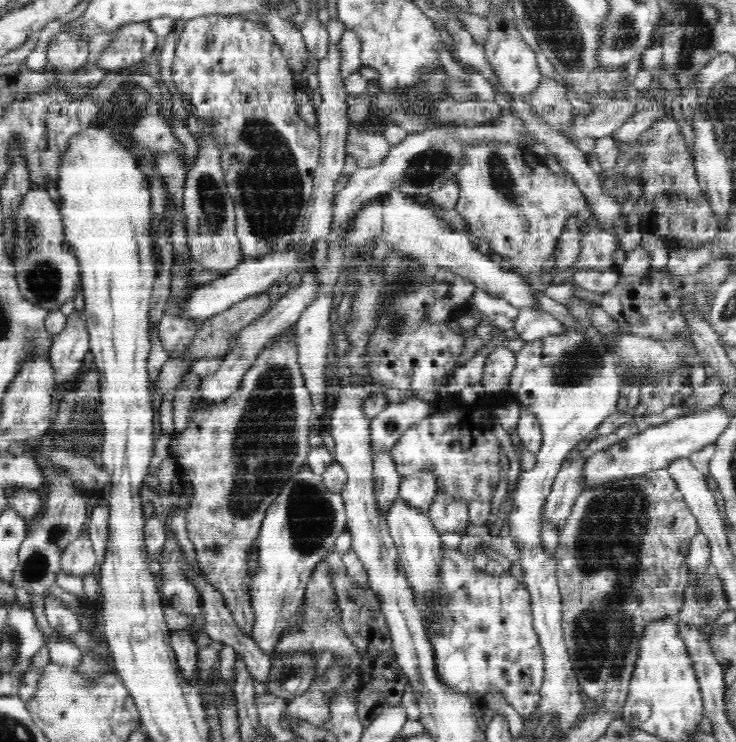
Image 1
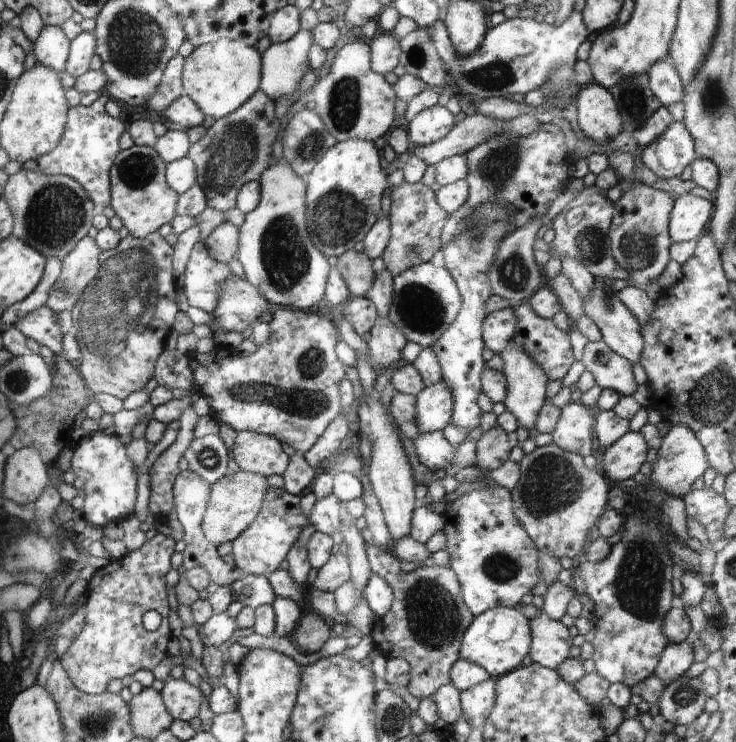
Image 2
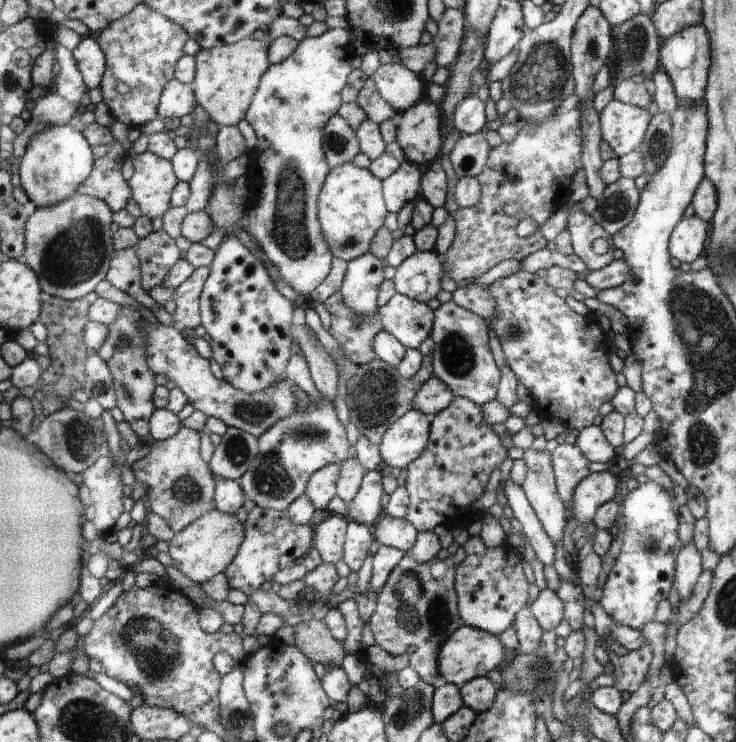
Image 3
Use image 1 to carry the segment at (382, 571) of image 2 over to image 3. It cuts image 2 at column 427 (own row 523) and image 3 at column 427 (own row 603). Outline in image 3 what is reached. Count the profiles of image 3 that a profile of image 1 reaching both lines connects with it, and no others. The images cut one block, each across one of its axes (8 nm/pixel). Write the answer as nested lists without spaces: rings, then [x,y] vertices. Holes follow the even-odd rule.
[[[405,554],[389,576],[388,582],[378,593],[376,609],[368,622],[375,644],[392,656],[402,656],[406,651],[409,667],[419,674],[422,681],[431,684],[434,688],[441,687],[445,683],[445,679],[438,672],[440,646],[457,628],[465,624],[456,608],[455,565],[452,557],[447,559],[436,557],[430,562],[419,563]]]

